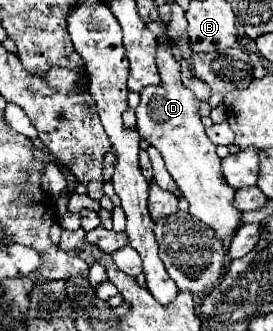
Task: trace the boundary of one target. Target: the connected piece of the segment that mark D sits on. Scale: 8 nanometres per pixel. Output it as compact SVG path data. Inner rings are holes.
M165 43L157 45L157 67L161 85L145 87L141 91L141 103L135 109L137 131L143 141L161 153L167 171L189 201L189 213L215 229L223 243L229 243L241 223L241 213L233 207L235 191L225 185L221 177L221 159L215 153L215 145L205 135L205 127L199 117L199 99L181 83L179 61L169 53Z

